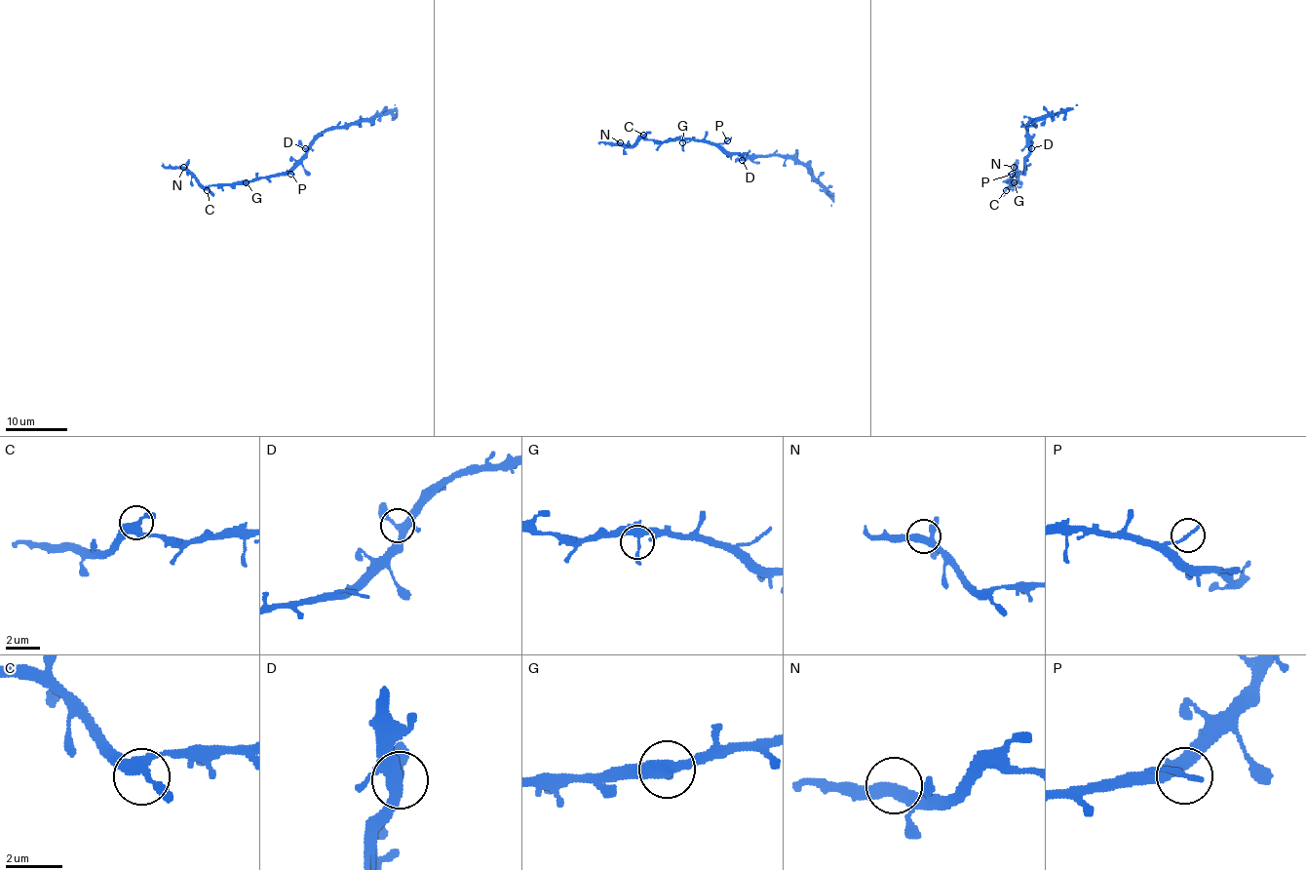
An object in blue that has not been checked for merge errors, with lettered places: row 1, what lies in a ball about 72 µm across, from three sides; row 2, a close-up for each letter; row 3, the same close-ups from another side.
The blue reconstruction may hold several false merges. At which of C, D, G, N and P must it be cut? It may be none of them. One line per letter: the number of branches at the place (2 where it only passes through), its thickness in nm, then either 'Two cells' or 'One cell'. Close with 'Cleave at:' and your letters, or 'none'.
C: Branches: 3. Thickness 320 nm. One cell
D: Branches: 3. Thickness 320 nm. One cell
G: Branches: 3. Thickness 320 nm. One cell
N: Branches: 3. Thickness 360 nm. One cell
P: Branches: 1. Thickness 220 nm. One cell
Cleave at: none

